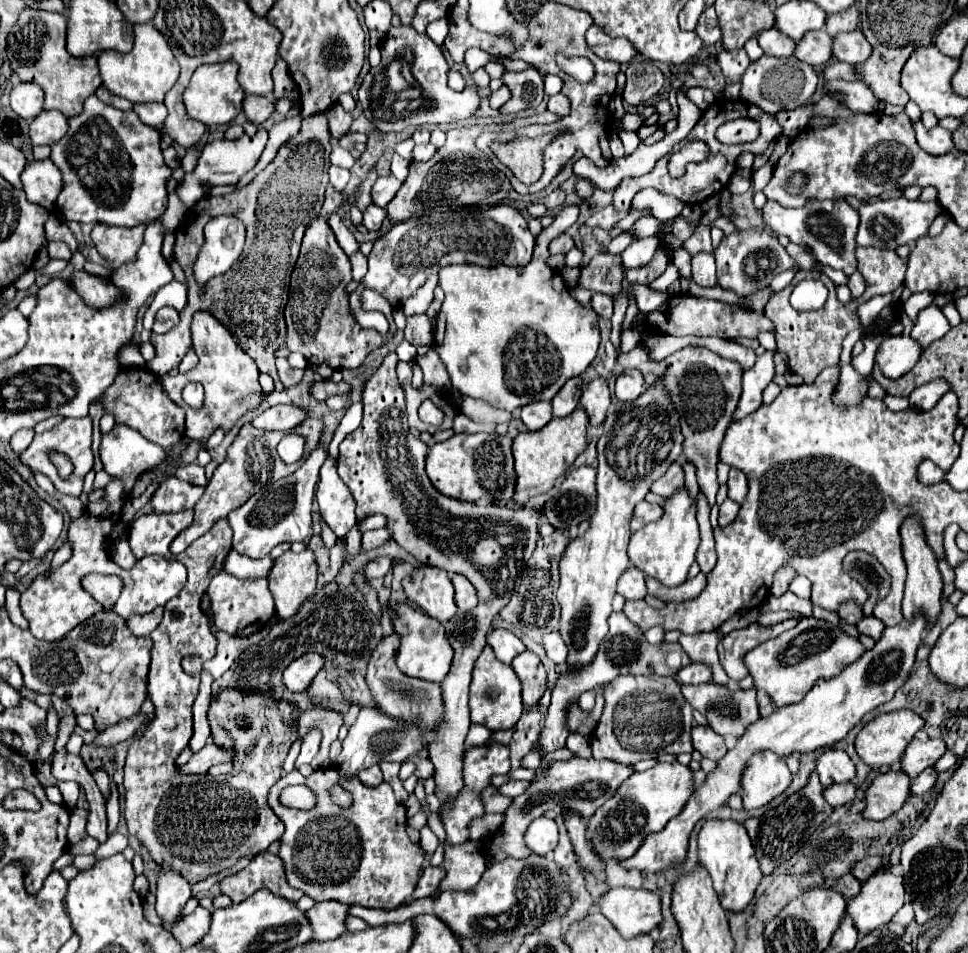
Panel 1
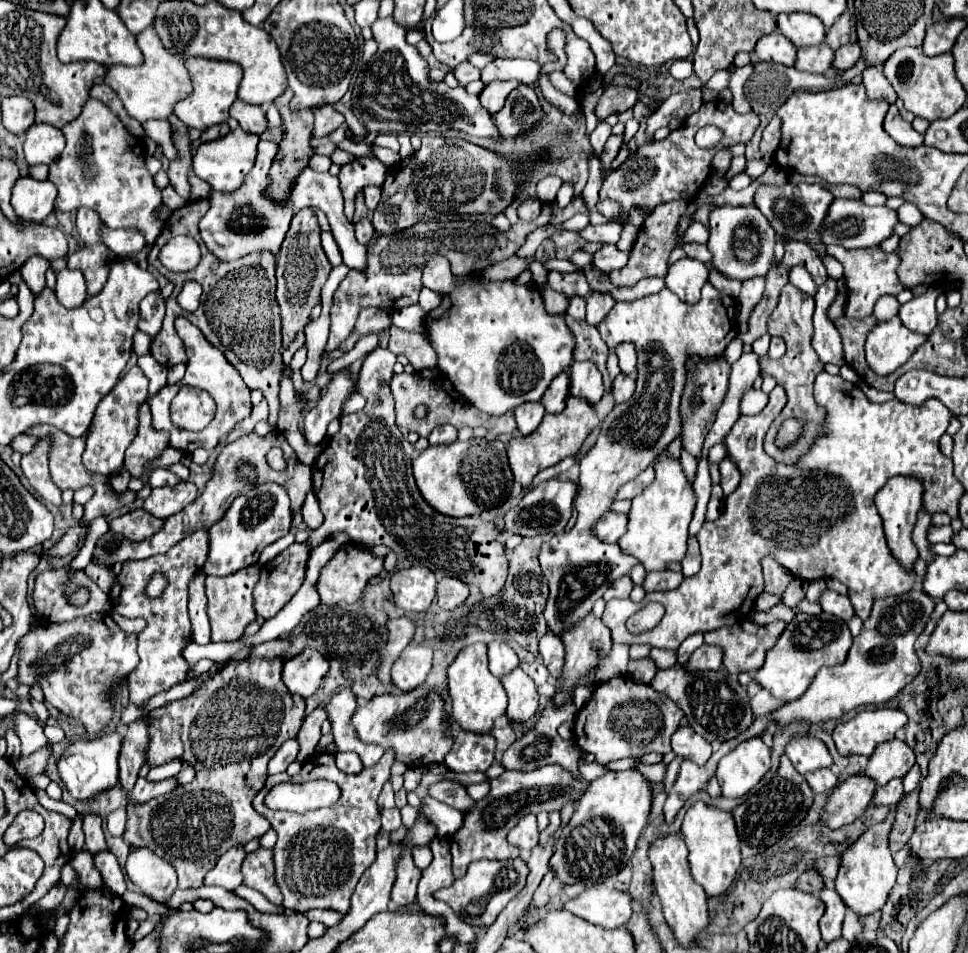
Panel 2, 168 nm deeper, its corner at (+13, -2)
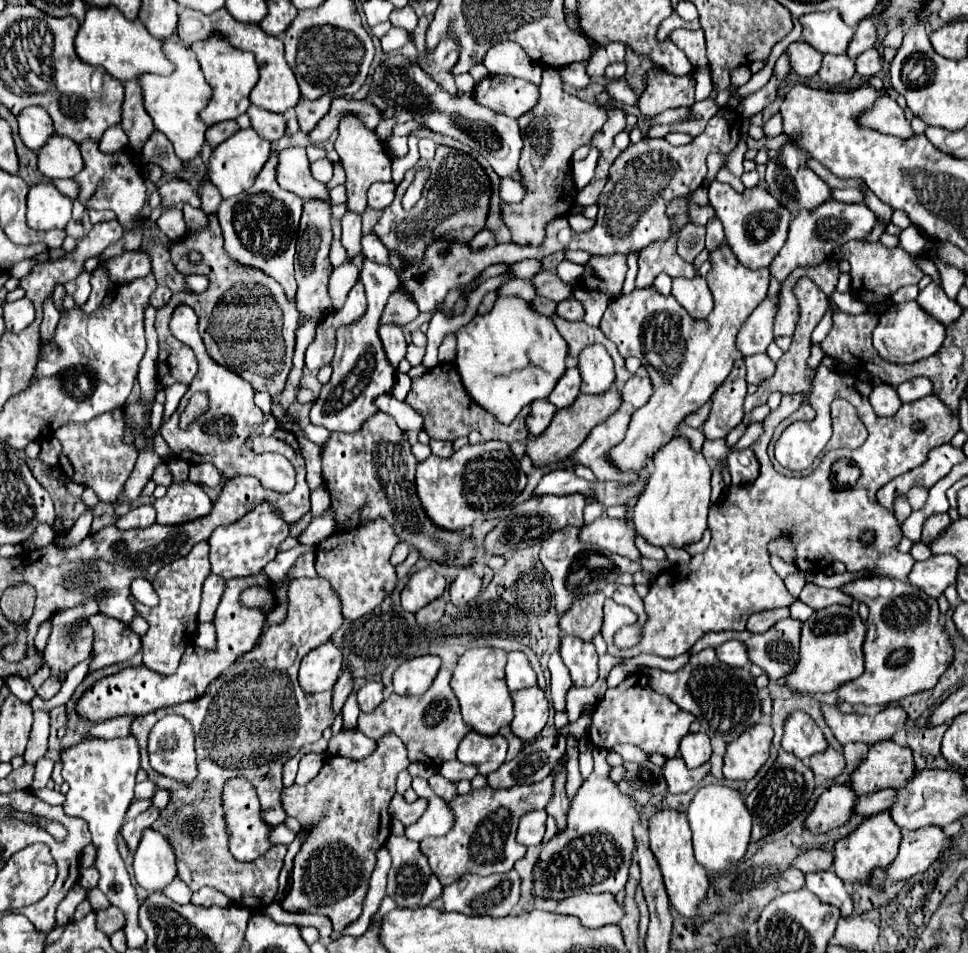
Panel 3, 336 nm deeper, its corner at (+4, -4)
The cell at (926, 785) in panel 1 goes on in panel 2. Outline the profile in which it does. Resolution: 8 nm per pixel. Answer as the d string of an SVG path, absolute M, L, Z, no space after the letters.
M894 778L890 780L886 786L876 790L874 796L874 804L884 804L884 806L896 806L902 800L904 794L904 786L902 786L902 778Z

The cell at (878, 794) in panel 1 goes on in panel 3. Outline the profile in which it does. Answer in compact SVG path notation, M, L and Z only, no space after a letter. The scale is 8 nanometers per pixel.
M833 784L815 802L811 814L805 818L805 828L813 834L823 834L845 824L853 812L857 796L849 792L849 786Z

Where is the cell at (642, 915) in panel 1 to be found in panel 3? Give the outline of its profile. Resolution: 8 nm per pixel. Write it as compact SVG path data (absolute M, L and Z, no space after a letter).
M609 892L603 894L577 894L559 902L555 908L557 914L571 914L581 920L585 928L601 928L607 924L619 924L623 908L615 902L615 896Z

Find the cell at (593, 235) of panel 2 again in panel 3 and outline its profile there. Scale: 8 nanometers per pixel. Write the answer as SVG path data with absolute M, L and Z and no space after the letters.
M569 214L567 220L569 220L569 226L571 226L575 232L585 232L585 230L589 230L589 228L595 224L593 220L589 220L589 218L581 216L581 214Z

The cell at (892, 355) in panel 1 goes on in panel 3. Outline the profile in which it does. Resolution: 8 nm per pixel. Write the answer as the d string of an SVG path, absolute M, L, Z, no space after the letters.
M915 300L893 304L887 310L897 310L895 318L889 324L883 324L883 314L881 314L879 324L873 330L873 346L883 360L889 360L893 364L911 364L921 358L929 358L941 348L945 340L945 326L931 314L927 314Z

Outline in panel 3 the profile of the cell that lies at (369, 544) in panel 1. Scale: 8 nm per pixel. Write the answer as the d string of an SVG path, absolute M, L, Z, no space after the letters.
M400 542L393 550L390 562L393 566L397 566L398 564L402 563L409 553L409 545L405 542Z

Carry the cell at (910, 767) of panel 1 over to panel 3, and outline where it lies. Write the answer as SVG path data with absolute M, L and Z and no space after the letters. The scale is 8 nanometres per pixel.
M877 742L869 746L867 758L851 772L849 786L857 796L877 792L883 788L899 788L913 776L913 754L909 748L903 748L889 742Z

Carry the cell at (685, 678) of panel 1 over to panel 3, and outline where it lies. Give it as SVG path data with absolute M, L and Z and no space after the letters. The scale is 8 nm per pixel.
M729 640L721 646L717 646L715 652L717 652L717 658L721 658L721 662L725 662L729 666L745 666L749 662L747 646L741 644L739 640Z

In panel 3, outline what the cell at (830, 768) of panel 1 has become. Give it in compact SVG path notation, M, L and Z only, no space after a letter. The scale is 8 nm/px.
M795 710L787 716L787 720L783 724L781 748L795 754L801 760L807 760L809 756L825 750L827 740L823 736L821 728L811 720L809 714Z

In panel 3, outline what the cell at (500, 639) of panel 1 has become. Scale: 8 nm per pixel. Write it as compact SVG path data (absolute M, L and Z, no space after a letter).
M511 652L507 660L507 686L511 692L521 690L521 688L531 688L537 684L535 670L531 668L527 656L523 652Z

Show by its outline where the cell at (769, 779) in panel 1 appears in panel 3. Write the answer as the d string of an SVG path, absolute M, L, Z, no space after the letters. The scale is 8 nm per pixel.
M769 724L749 726L737 740L727 744L723 776L729 780L751 780L769 758L773 728Z

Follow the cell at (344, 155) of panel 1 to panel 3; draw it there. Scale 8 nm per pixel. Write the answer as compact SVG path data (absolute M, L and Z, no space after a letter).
M327 158L313 162L313 164L311 164L311 176L313 176L315 180L327 184L327 182L331 180L331 176L333 176L333 164L331 164Z

